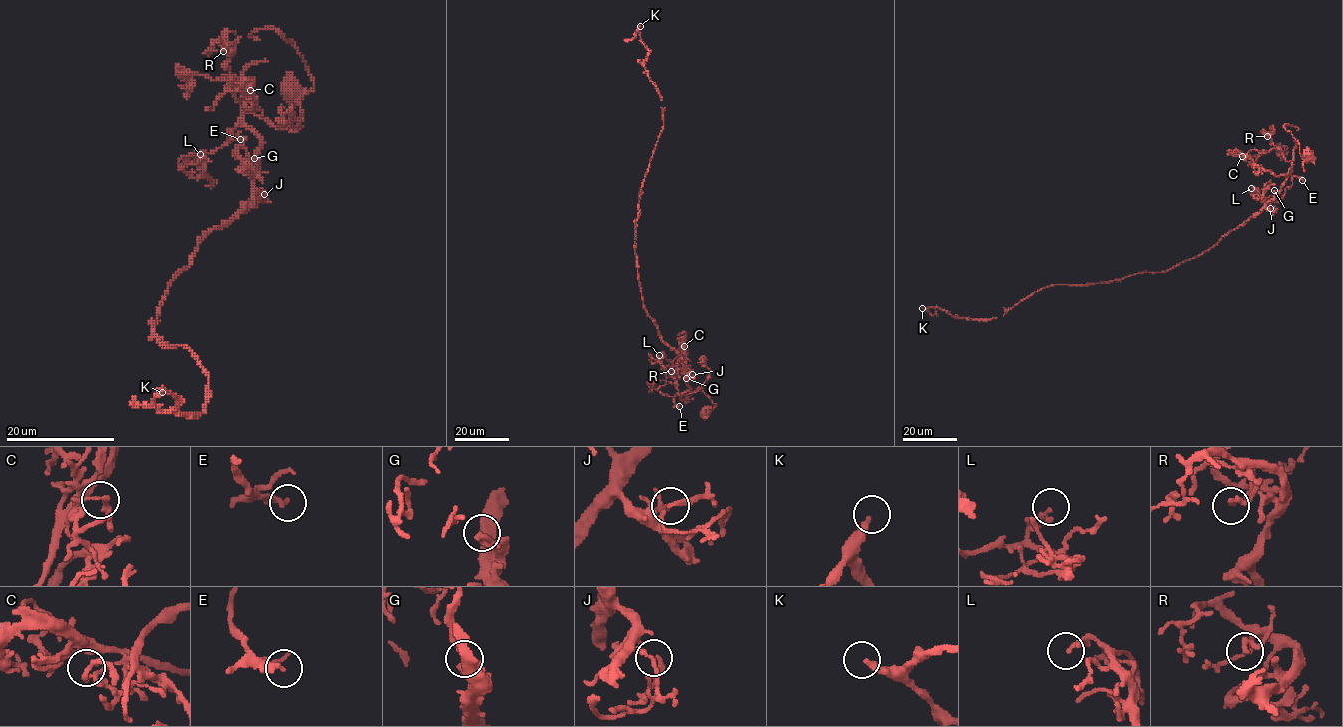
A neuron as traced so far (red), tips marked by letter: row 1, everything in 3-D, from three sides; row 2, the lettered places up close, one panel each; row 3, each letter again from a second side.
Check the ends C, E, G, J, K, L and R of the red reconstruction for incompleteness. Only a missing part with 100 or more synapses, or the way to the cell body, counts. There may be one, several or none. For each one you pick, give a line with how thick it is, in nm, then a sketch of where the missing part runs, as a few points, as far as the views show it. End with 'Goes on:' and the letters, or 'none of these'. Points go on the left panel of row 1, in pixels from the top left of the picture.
K: 240 nm thick
Goes on: K

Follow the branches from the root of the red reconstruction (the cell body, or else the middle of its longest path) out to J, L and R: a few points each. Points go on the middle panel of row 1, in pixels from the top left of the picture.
J: (706, 413), (716, 404), (699, 388), (689, 402), (681, 399), (690, 389), (686, 370), (691, 380), (692, 374)
L: (706, 413), (716, 404), (699, 388), (688, 402), (692, 399), (658, 391), (666, 378), (659, 355)
R: (706, 413), (716, 404), (699, 388), (689, 402), (682, 400), (676, 371), (671, 371)

